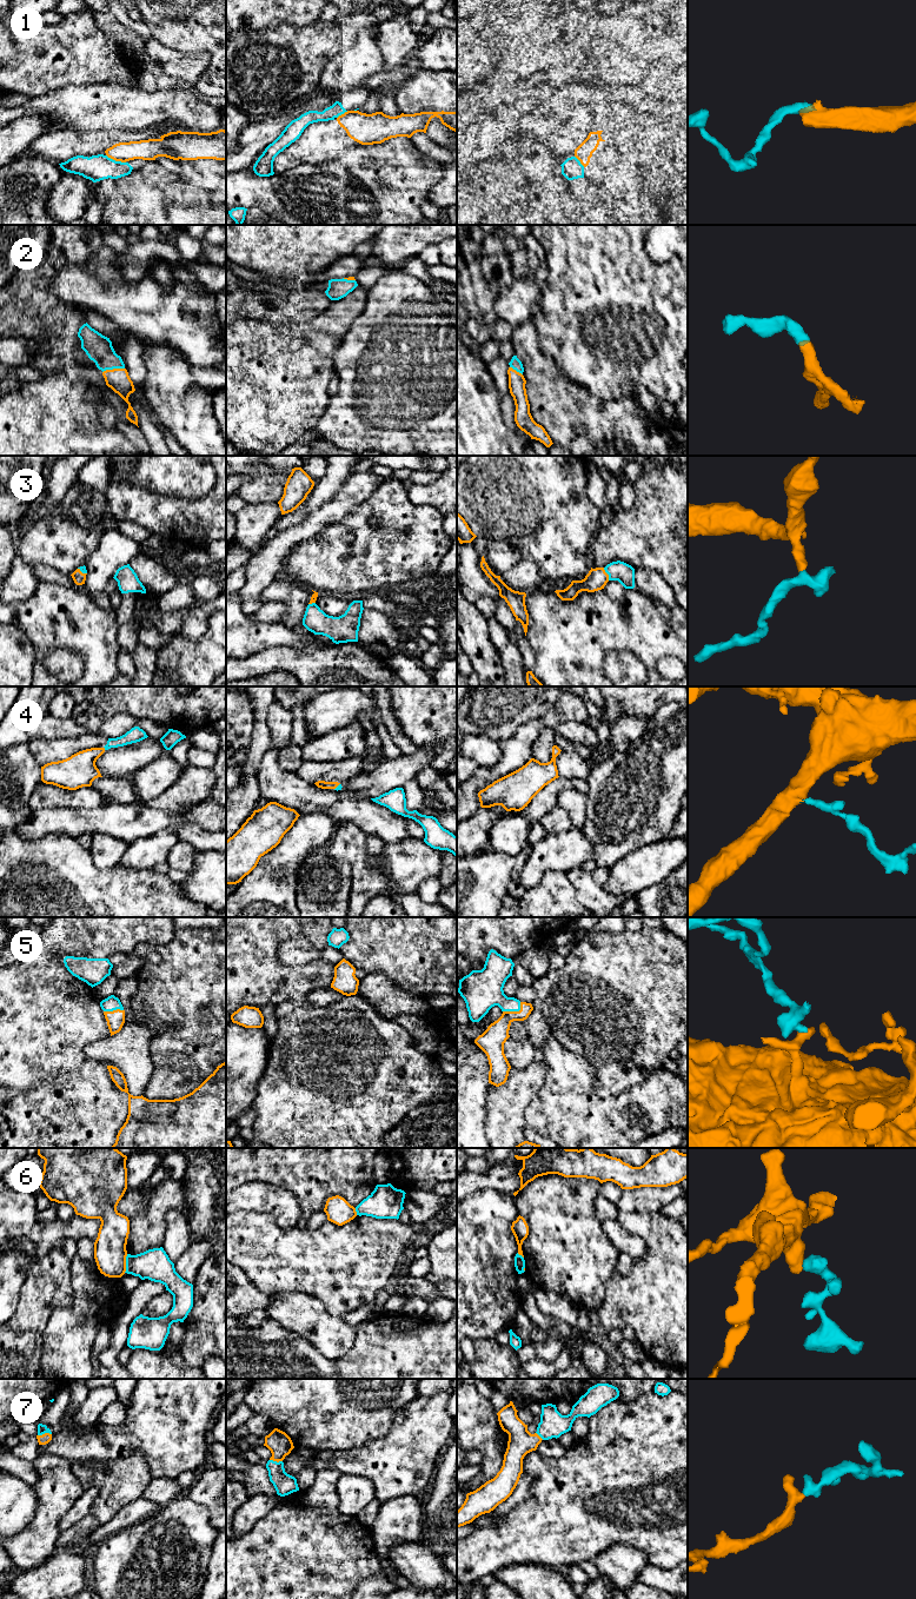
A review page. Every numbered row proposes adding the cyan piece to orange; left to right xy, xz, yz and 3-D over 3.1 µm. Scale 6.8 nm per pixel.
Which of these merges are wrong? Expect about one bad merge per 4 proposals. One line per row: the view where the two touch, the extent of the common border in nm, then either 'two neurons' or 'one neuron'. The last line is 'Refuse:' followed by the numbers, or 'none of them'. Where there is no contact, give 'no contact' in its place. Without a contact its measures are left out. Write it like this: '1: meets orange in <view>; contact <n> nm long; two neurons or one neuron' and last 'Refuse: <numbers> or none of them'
1: meets orange in xy; contact 150 nm long; two neurons
2: meets orange in xy; contact 160 nm long; one neuron
3: meets orange in yz; contact 100 nm long; one neuron
4: meets orange in xz; contact 60 nm long; one neuron
5: meets orange in yz; contact 140 nm long; one neuron
6: meets orange in xy; contact 130 nm long; two neurons
7: meets orange in xy; contact 100 nm long; one neuron
Refuse: 1, 6

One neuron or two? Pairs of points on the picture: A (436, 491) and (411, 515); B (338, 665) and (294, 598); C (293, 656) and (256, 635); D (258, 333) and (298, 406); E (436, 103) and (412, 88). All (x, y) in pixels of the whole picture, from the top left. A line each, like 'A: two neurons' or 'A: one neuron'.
A: two neurons
B: one neuron
C: two neurons
D: one neuron
E: one neuron

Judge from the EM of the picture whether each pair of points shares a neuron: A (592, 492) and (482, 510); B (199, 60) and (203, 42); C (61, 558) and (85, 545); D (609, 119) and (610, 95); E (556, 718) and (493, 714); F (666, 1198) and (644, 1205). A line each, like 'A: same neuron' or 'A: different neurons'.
A: different neurons
B: different neurons
C: same neuron
D: different neurons
E: different neurons
F: same neuron

